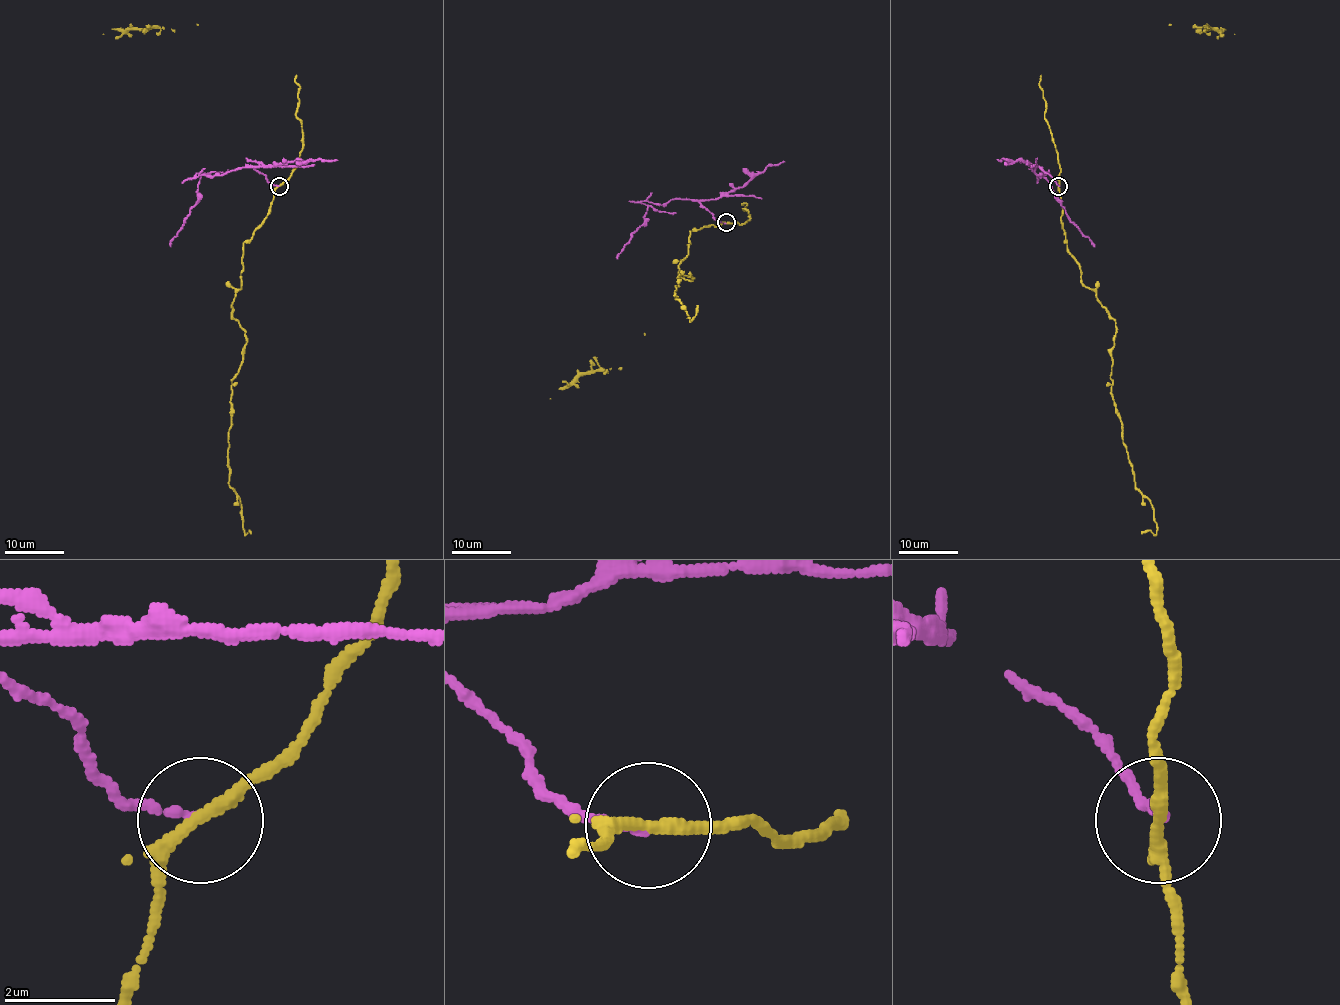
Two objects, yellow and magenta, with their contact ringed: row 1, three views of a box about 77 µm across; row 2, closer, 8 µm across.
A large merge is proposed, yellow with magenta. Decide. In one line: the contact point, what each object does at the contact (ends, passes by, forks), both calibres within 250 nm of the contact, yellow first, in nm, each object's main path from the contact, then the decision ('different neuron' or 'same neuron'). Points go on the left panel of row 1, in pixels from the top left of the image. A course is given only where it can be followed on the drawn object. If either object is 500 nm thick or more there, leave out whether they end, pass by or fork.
at (279, 186); yellow forks there; magenta ends there; 190 nm thick on the yellow side, 130 nm on the other; yellow runs (279, 186), (243, 244), (231, 305), (246, 345), (231, 381), (228, 485), (251, 533); magenta runs (279, 186), (271, 184), (251, 166), (215, 175), (201, 174), (197, 202), (172, 239), (170, 247); different neuron

